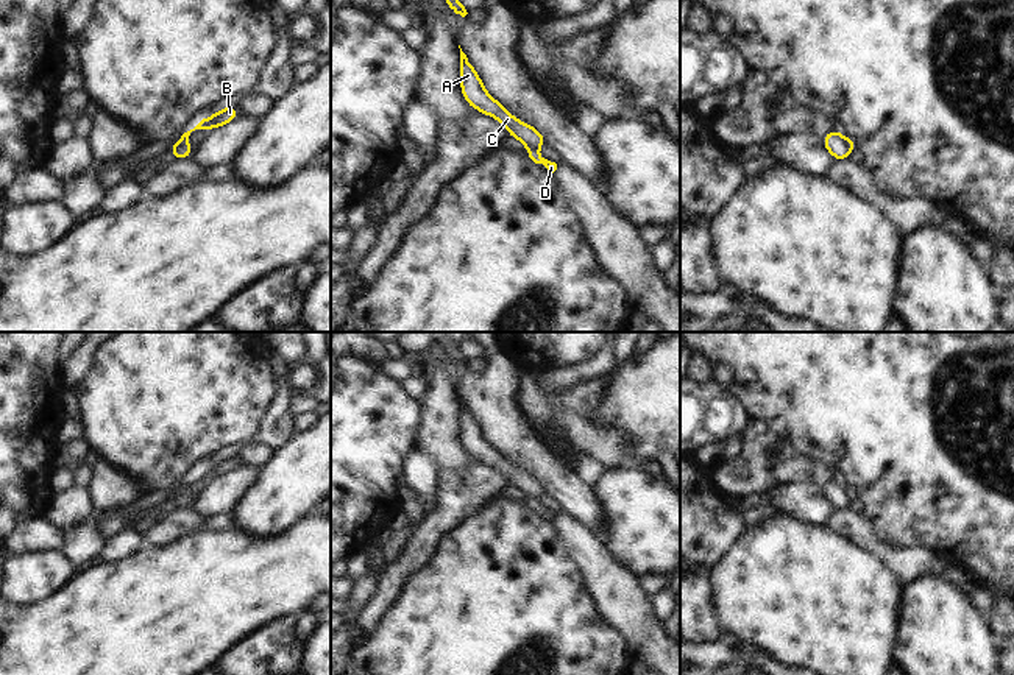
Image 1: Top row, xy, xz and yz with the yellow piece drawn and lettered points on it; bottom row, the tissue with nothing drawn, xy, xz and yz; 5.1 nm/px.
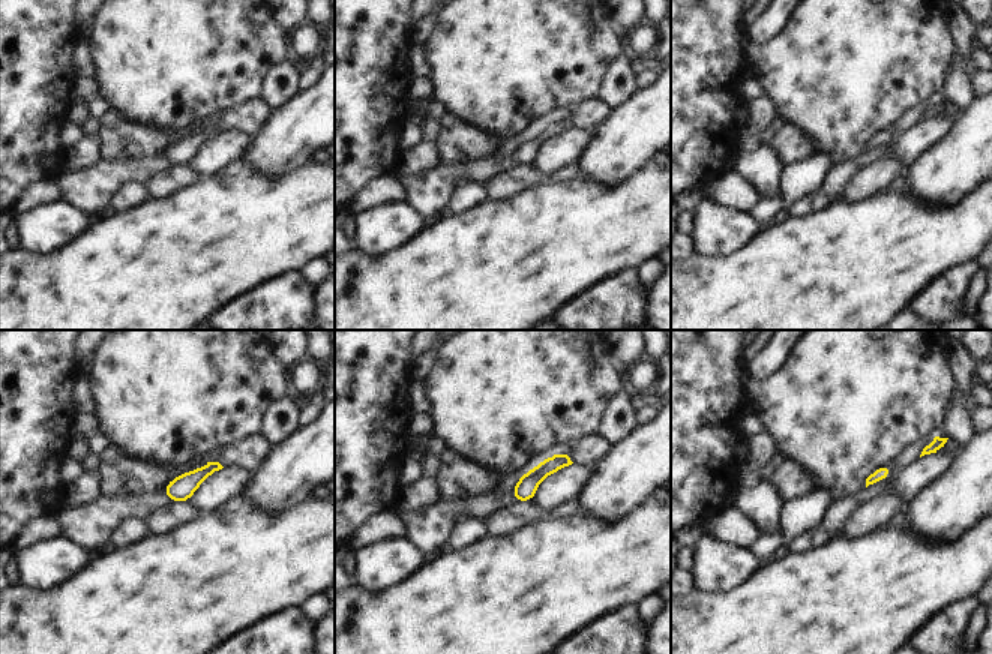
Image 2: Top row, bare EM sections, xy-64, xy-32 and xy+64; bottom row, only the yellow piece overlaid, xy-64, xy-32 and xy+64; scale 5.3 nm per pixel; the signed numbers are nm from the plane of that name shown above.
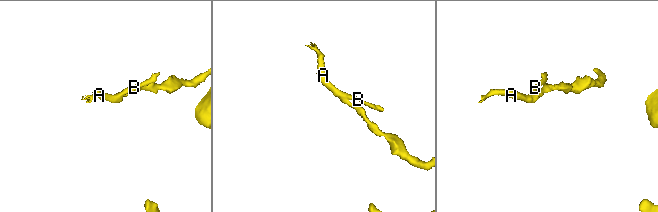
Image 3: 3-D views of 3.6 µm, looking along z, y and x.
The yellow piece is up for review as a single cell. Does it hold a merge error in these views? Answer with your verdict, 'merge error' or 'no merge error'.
merge error

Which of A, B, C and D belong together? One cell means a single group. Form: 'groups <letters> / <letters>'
groups A B C / D

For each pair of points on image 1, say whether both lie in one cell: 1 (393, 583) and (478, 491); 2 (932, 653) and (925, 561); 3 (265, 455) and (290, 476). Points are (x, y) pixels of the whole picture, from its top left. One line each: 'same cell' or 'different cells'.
1: same cell
2: different cells
3: different cells

